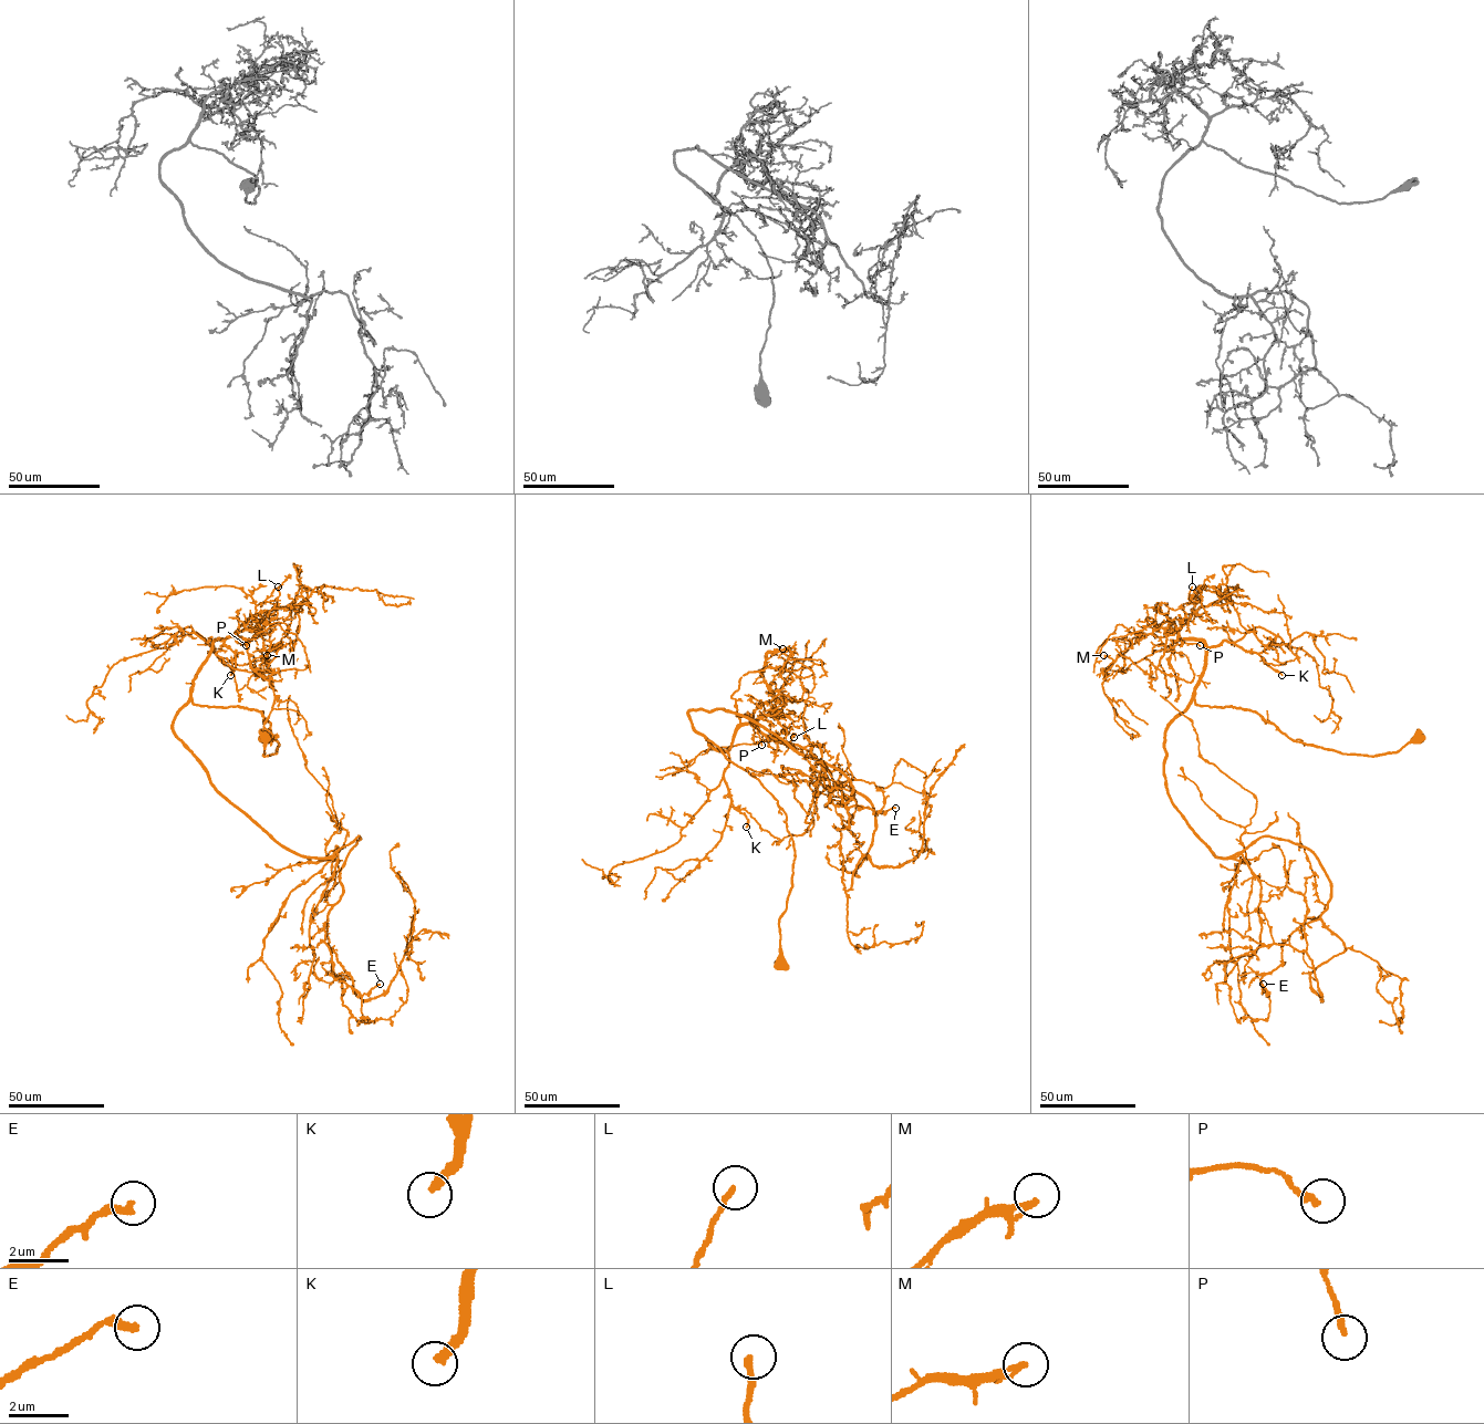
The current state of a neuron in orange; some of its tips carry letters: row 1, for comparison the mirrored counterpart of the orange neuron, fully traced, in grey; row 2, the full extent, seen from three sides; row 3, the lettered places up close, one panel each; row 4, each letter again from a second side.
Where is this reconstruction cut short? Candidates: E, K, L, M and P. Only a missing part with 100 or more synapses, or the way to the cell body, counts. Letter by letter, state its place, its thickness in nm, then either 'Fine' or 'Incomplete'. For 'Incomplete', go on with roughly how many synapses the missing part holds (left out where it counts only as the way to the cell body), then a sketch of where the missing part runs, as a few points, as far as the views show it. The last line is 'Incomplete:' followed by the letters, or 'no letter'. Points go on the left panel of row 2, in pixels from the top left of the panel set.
E: Place: (380, 984). Thickness 260 nm. Fine
K: Place: (230, 675). Thickness 300 nm. Incomplete. Roughly 110 synapses. Course of what is missing: (230, 675), (195, 669), (175, 682), (153, 708), (127, 714), (106, 704), (100, 715), (85, 721)
L: Place: (278, 586). Thickness 180 nm. Fine
M: Place: (267, 655). Thickness 200 nm. Fine
P: Place: (246, 645). Thickness 200 nm. Fine
Incomplete: K

